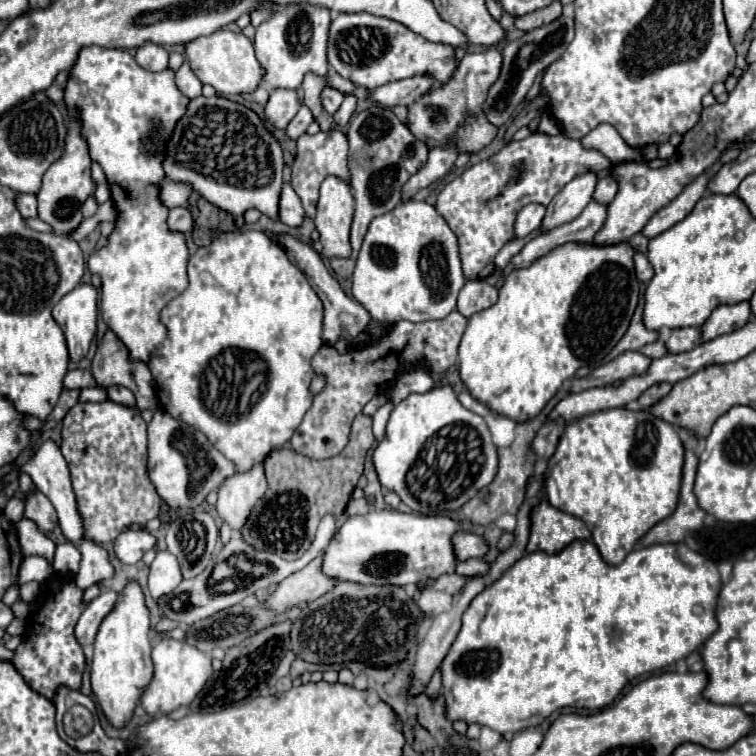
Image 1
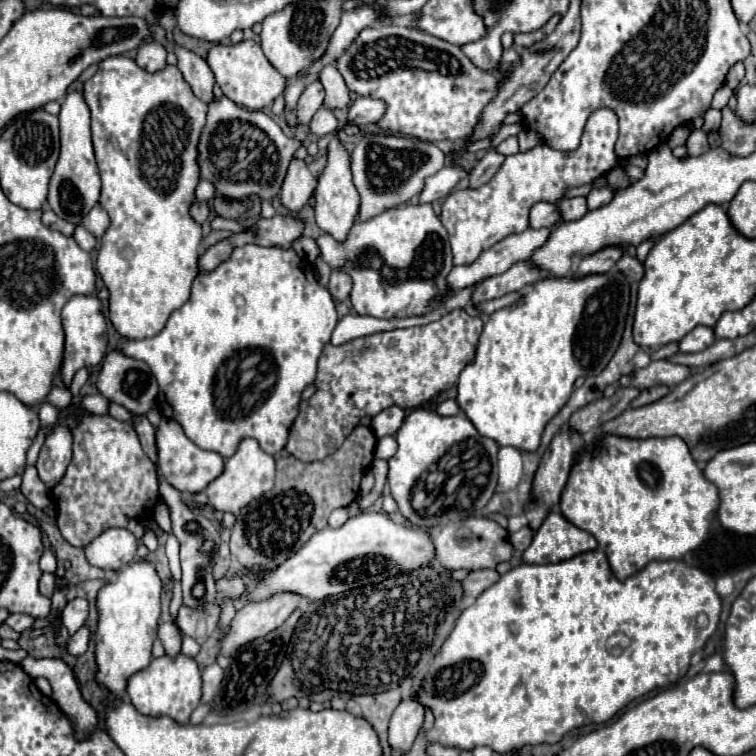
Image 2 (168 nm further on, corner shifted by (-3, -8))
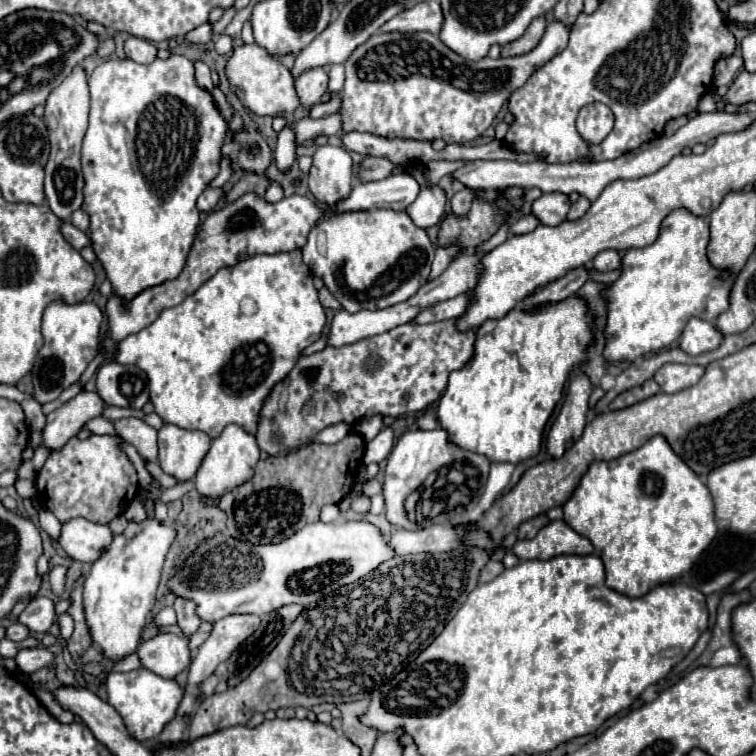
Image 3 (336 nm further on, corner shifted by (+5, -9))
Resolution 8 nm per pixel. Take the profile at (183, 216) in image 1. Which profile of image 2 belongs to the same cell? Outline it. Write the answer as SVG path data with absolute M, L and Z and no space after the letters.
M199 201L199 203L195 203L193 209L191 209L191 215L193 215L193 219L195 219L197 223L205 223L205 221L209 219L209 213L211 213L211 207L209 207L207 201Z

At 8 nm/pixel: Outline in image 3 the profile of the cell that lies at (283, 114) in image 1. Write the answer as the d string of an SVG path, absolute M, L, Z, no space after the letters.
M315 68L305 72L297 82L295 90L299 96L299 102L303 108L311 108L321 102L323 92L327 90L327 70L325 68Z

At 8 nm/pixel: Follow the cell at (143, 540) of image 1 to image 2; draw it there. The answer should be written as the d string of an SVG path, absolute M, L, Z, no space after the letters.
M105 529L89 545L85 545L85 557L91 565L101 569L121 569L133 561L137 551L137 539L127 529Z

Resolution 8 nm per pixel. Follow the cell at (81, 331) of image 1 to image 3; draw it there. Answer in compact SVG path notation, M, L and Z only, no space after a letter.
M51 302L43 314L43 338L45 344L39 350L39 362L35 362L33 376L33 398L41 404L53 402L59 398L63 388L77 382L89 362L97 356L101 346L101 324L103 314L95 302Z

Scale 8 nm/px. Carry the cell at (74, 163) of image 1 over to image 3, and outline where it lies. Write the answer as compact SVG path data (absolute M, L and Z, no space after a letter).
M73 68L73 72L57 86L45 104L45 126L49 130L51 156L45 166L45 200L57 218L67 220L75 210L83 204L83 174L79 164L81 140L87 130L87 114L89 114L89 90L87 78L81 68Z

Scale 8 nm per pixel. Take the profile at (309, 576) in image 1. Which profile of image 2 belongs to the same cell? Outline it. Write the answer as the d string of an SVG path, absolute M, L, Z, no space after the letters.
M279 593L269 601L243 605L235 613L229 631L223 635L219 653L231 657L241 645L263 637L265 633L271 633L273 629L283 625L293 609L297 609L303 601L303 597L293 597L293 593Z

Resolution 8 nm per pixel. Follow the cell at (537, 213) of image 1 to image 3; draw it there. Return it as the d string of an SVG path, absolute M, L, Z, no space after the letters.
M551 192L551 194L543 194L533 202L531 214L545 226L559 226L567 218L569 206L571 202L565 194Z

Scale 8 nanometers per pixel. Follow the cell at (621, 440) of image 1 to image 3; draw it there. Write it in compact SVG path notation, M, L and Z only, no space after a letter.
M663 436L651 438L647 444L613 462L593 462L583 474L569 502L563 504L563 520L581 536L593 542L595 554L605 564L607 586L625 596L643 596L649 588L671 582L691 570L701 552L717 534L713 498L699 476L673 454Z

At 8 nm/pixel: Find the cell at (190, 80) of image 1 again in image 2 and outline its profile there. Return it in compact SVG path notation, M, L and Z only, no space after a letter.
M175 45L175 55L179 59L177 67L181 69L185 81L191 85L193 93L197 97L201 97L201 101L211 103L213 101L213 85L215 85L215 75L211 71L211 67L207 65L205 59L201 59L199 55L195 55L193 51Z

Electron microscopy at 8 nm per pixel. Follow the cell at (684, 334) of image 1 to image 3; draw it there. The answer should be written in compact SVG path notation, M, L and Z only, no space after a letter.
M691 318L687 322L683 334L681 334L679 346L687 354L695 356L695 354L703 354L703 352L715 350L721 344L721 338L723 336L719 334L719 330L711 322L705 322L705 320L699 320L699 318Z

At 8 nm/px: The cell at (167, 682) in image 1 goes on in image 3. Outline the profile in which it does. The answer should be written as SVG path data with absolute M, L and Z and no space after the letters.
M139 668L125 674L111 672L107 676L107 694L109 694L109 704L121 714L127 730L137 740L147 742L155 740L161 734L161 730L175 718L185 690L173 678L161 678L151 670Z

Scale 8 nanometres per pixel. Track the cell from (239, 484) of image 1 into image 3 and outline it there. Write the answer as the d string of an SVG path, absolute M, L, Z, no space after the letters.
M229 424L229 426L225 426L223 434L213 440L211 450L207 452L201 468L197 470L197 474L193 478L193 486L203 498L217 500L217 498L237 490L249 478L253 478L253 470L259 462L259 456L261 456L261 452L259 452L259 446L255 442L255 436L247 434L237 424Z

